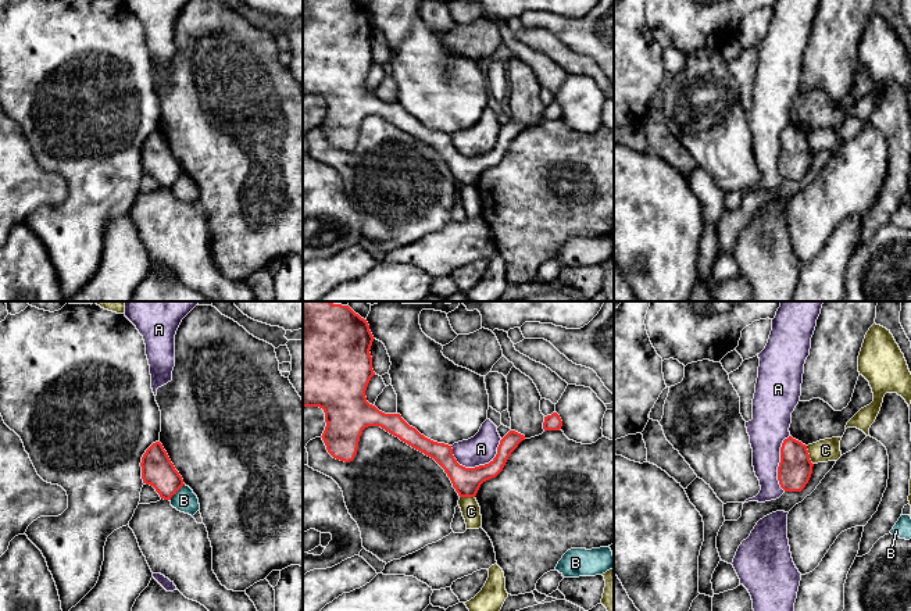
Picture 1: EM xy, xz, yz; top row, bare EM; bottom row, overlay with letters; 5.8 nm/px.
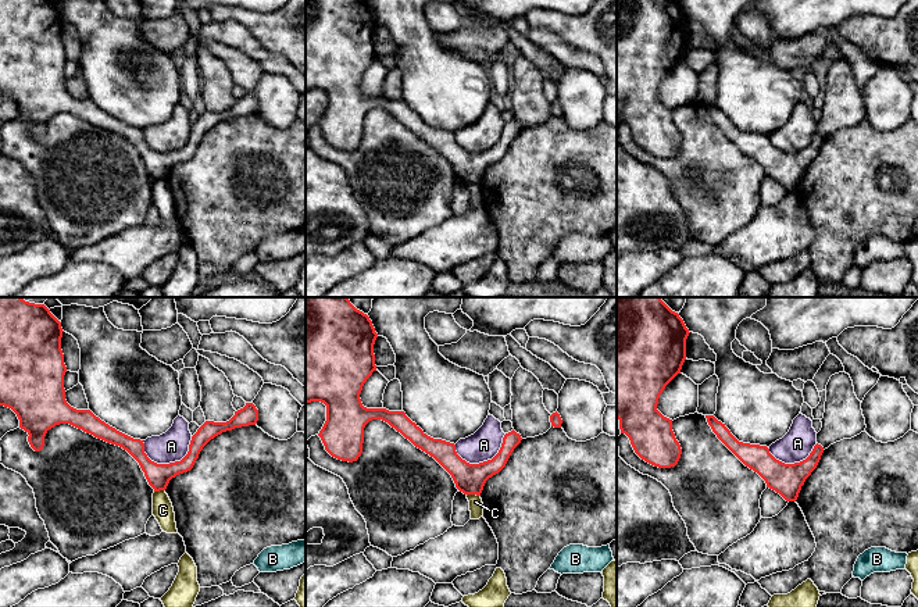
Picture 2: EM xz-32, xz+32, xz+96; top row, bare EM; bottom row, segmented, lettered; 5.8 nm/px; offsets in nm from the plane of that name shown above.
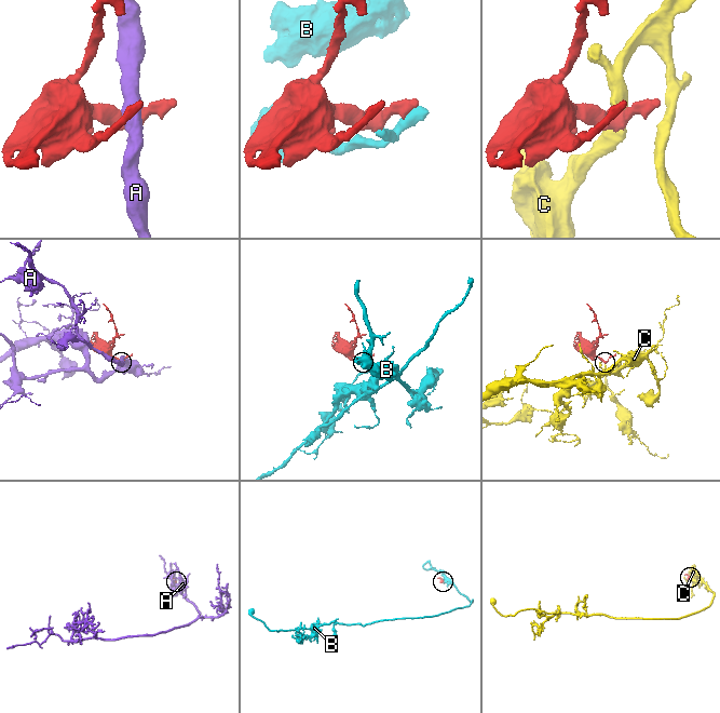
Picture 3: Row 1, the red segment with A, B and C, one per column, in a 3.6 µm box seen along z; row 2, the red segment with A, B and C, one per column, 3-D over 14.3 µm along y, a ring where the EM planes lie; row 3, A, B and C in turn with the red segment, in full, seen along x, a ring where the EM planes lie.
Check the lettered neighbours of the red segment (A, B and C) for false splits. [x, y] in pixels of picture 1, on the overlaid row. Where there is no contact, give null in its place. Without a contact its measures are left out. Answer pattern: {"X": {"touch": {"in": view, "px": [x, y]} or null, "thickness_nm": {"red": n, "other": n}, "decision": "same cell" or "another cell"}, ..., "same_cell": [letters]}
{"A": {"touch": {"in": "xz", "px": [481, 465]}, "thickness_nm": {"red": 160, "other": 170}, "decision": "another cell"}, "B": {"touch": {"in": "xy", "px": [177, 490]}, "thickness_nm": {"red": 190, "other": 140}, "decision": "another cell"}, "C": {"touch": {"in": "yz", "px": [808, 456]}, "thickness_nm": {"red": 200, "other": 130}, "decision": "another cell"}, "same_cell": []}

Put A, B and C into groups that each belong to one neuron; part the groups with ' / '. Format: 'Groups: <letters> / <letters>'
Groups: A / B / C

